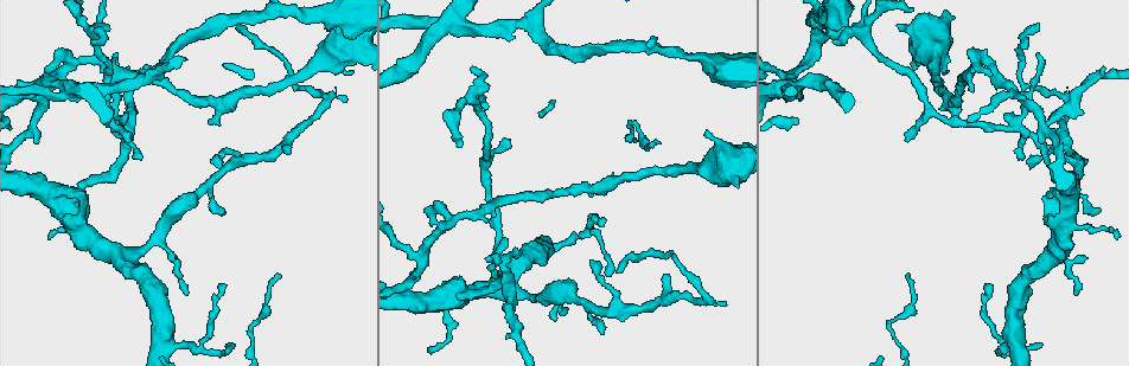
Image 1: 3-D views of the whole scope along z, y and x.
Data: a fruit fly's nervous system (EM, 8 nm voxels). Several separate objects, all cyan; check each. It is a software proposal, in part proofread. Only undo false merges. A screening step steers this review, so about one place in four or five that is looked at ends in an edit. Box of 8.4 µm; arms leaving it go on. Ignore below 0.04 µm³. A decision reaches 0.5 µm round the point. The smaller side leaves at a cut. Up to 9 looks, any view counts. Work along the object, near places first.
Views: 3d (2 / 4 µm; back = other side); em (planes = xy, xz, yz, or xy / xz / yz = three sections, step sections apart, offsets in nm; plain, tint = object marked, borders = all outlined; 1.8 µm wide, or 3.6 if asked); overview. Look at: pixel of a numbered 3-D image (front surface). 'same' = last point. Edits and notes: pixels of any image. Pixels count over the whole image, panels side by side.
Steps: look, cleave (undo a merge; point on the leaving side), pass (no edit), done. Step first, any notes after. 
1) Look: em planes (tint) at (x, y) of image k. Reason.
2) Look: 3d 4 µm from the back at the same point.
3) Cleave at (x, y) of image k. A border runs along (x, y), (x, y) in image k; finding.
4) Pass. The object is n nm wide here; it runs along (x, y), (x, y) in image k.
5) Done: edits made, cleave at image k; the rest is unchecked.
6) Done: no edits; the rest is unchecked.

Look: em 3.6 µm yz step 8 (tint) at (458, 21) of image 1.

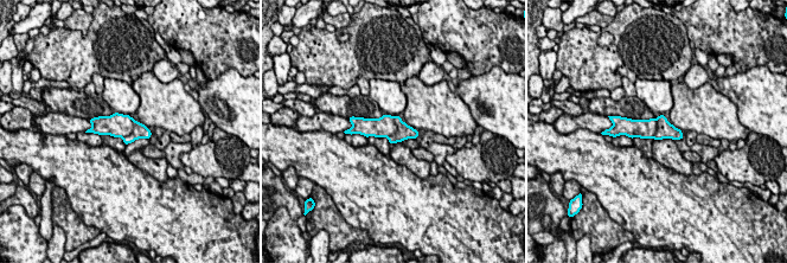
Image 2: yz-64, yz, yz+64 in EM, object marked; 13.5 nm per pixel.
Cleave at (117, 124) of image 2. A second neuron is stuck on.

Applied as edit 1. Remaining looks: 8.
Look: 3d 2 µm at (1016, 89) of image 1. A fork.

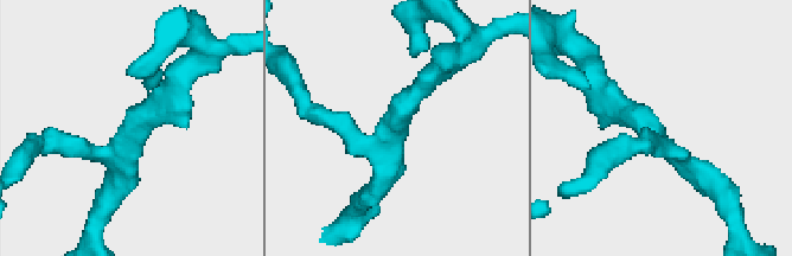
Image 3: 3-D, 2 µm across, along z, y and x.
Look: em planes (plain) at (394, 124) of image 3. 3 arms meet here; the arms are 160, 190, 220 nm wide; need the tissue.

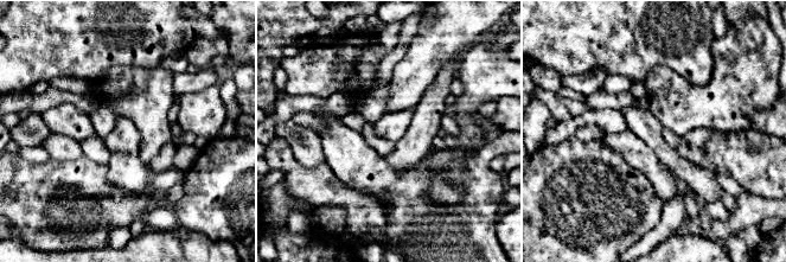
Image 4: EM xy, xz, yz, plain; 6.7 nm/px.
Look: em planes (tint) at the same point.

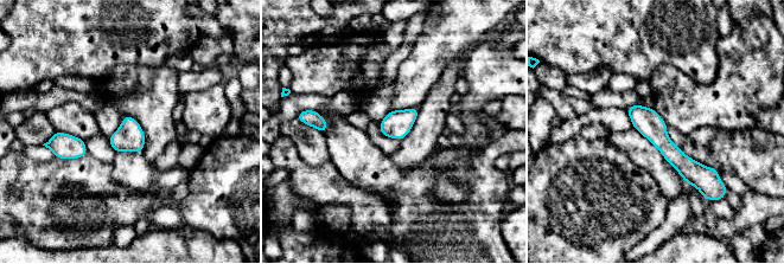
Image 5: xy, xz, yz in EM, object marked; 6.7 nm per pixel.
Pass. It runs along (630, 110), (692, 172), (714, 176) in image 5; one neuron here.

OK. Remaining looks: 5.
Look: 3d 4 µm at (1034, 137) of image 1. A fork.

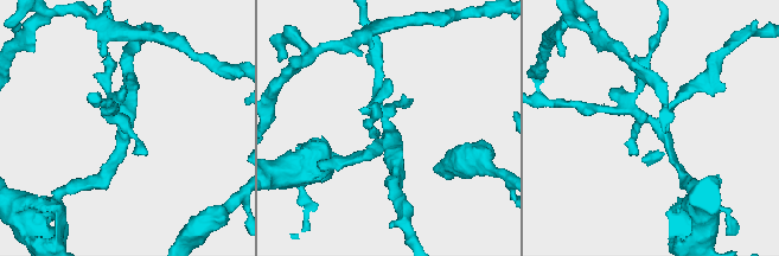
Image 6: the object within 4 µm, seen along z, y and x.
Look: em planes (tint) at (387, 127) of image 6.

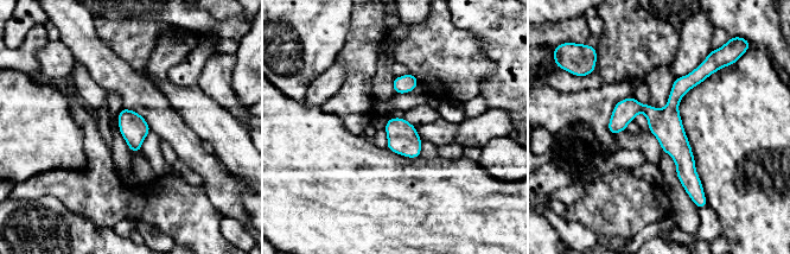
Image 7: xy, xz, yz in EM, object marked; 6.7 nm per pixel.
Pass. It runs along (699, 70), (673, 101), (698, 190) in image 7; continuous, no second neuron.

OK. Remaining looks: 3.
Look: 3d 4 µm at (54, 200) of image 1. Side arm on a straight run.

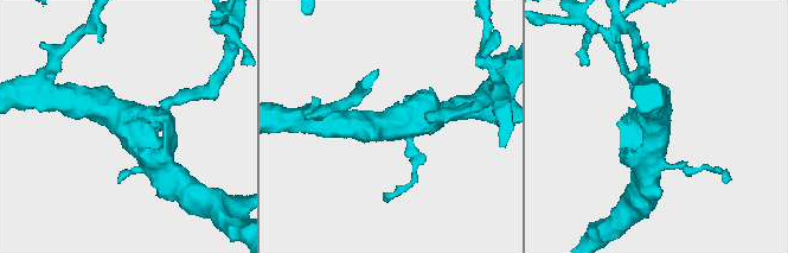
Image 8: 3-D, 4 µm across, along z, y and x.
Look: em 3.6 µm planes (tint) at (128, 124) of image 8. Now the EM.

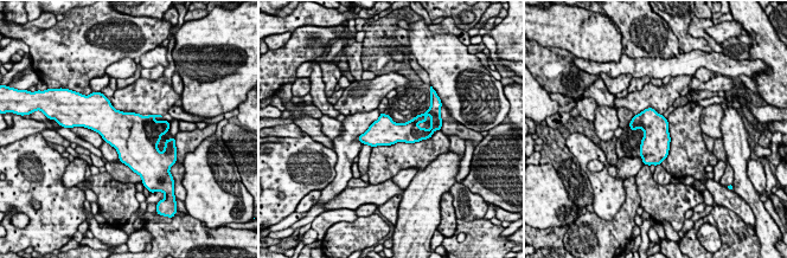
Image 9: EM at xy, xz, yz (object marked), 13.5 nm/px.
Pass. All the same neuron.

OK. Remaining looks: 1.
Done: edits made, cleave at image 2; the rest is unchecked.

